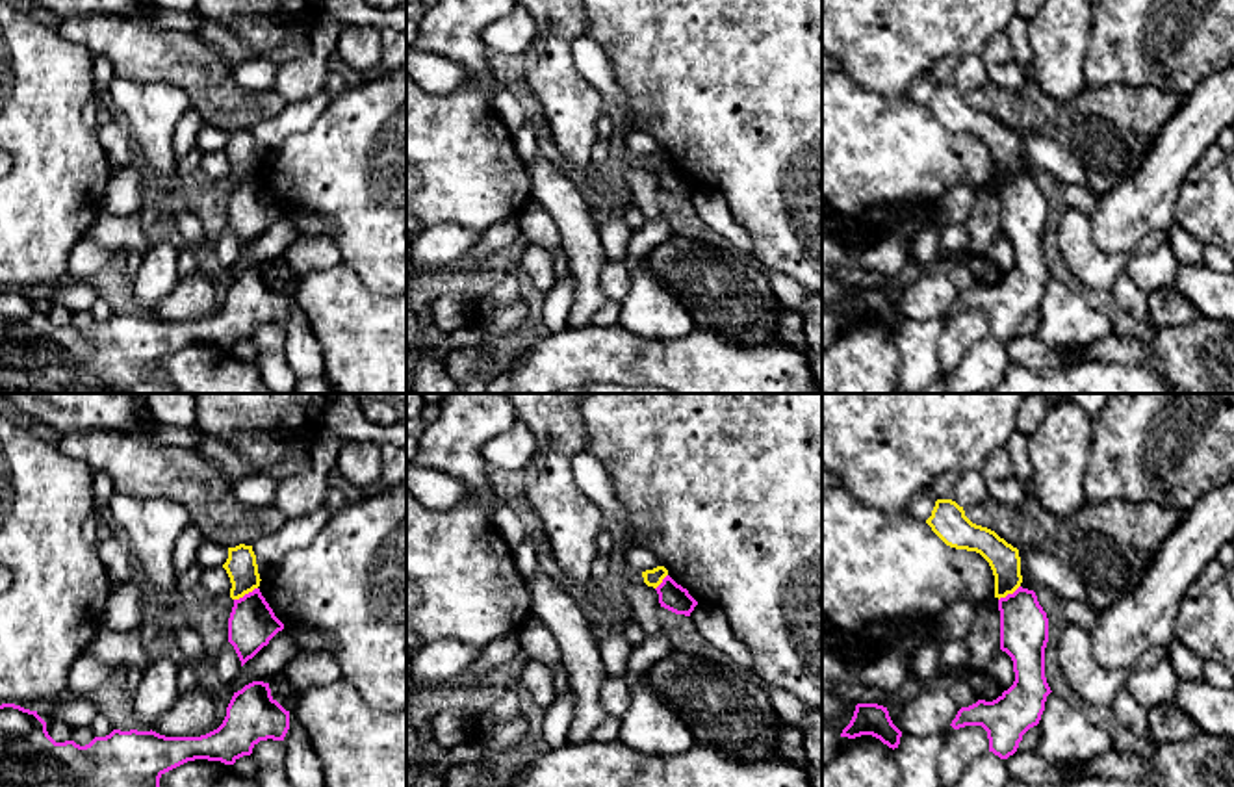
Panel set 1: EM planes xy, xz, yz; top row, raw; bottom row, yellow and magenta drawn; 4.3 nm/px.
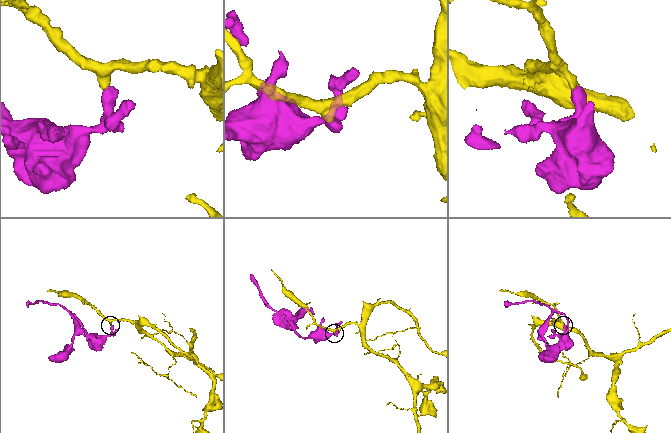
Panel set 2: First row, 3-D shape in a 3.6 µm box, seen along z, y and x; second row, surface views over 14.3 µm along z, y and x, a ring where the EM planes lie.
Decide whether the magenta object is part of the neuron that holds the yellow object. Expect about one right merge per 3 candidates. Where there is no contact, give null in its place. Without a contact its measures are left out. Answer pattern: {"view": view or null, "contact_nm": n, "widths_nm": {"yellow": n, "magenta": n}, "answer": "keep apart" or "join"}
{"view": "xy", "contact_nm": 120, "widths_nm": {"yellow": 140, "magenta": 200}, "answer": "keep apart"}

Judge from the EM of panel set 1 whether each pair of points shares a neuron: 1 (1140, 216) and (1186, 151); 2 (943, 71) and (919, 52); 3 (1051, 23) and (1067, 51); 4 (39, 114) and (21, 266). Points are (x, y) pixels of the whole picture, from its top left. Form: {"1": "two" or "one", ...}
{"1": "one", "2": "two", "3": "one", "4": "one"}

